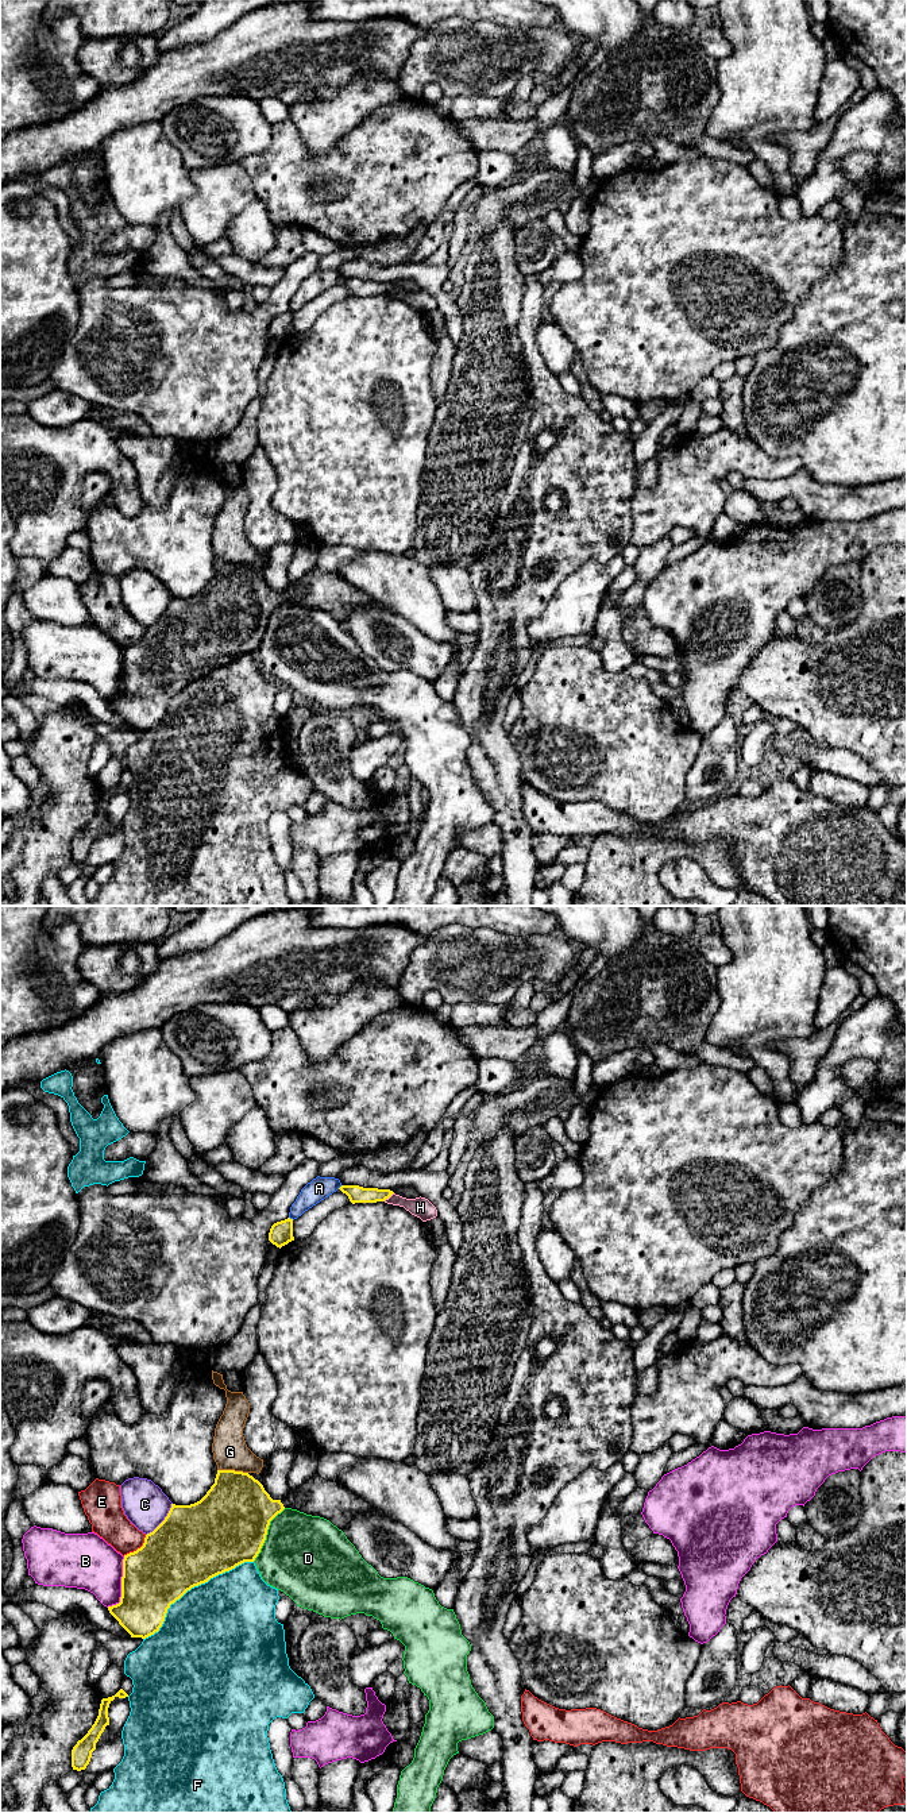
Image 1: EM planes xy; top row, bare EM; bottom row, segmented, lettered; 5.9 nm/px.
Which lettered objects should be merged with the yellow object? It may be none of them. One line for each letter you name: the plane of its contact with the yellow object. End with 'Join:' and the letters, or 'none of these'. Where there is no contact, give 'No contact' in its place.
Join: none of these

